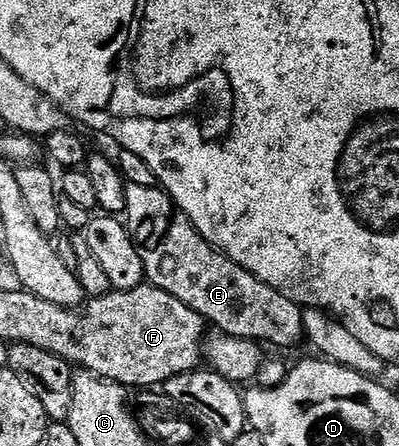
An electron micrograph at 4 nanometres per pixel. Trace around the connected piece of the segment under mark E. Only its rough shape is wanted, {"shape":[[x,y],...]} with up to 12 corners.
{"shape":[[160,187],[123,216],[145,279],[218,333],[293,348],[303,309]]}

